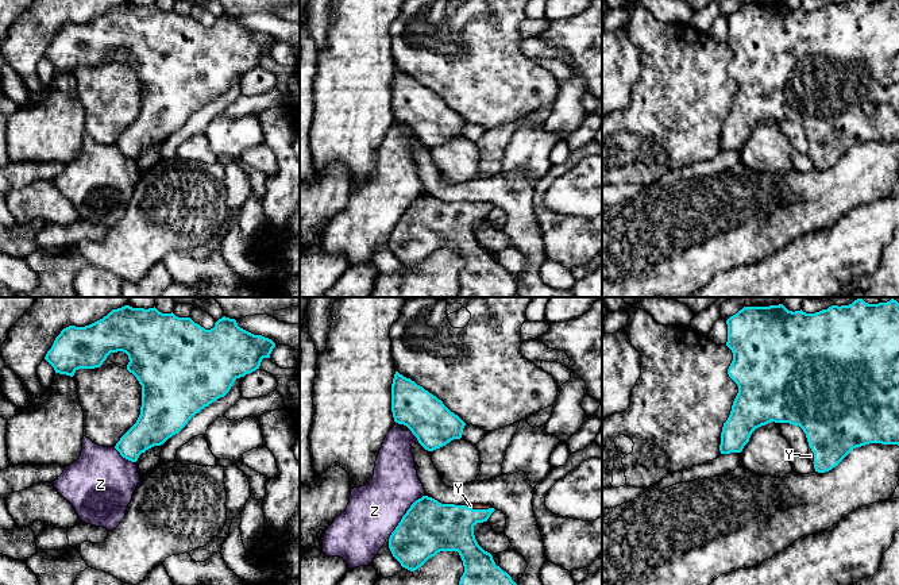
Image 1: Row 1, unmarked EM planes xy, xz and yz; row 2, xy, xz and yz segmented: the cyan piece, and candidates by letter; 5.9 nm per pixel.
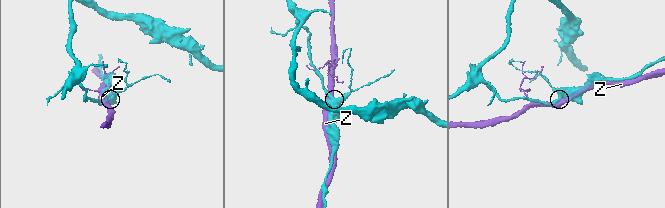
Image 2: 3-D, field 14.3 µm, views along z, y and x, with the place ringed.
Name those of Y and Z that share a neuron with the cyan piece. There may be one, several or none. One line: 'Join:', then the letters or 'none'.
Join: Y

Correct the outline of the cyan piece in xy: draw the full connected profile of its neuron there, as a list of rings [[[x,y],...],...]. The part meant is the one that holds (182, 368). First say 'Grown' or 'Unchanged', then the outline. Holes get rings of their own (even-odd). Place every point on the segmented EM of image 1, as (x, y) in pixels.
Unchanged. [[[124,305],[112,309],[103,319],[85,326],[69,326],[55,338],[45,359],[54,367],[55,373],[73,377],[78,369],[100,367],[111,353],[123,351],[128,355],[127,370],[132,373],[142,385],[142,407],[136,423],[120,438],[115,449],[131,462],[136,462],[146,450],[163,444],[169,438],[178,434],[188,422],[201,409],[224,397],[236,378],[259,369],[263,358],[270,358],[275,343],[262,335],[254,335],[240,328],[235,319],[223,316],[215,327],[205,330],[190,317],[178,317],[173,312],[162,313],[154,308],[132,308]]]

